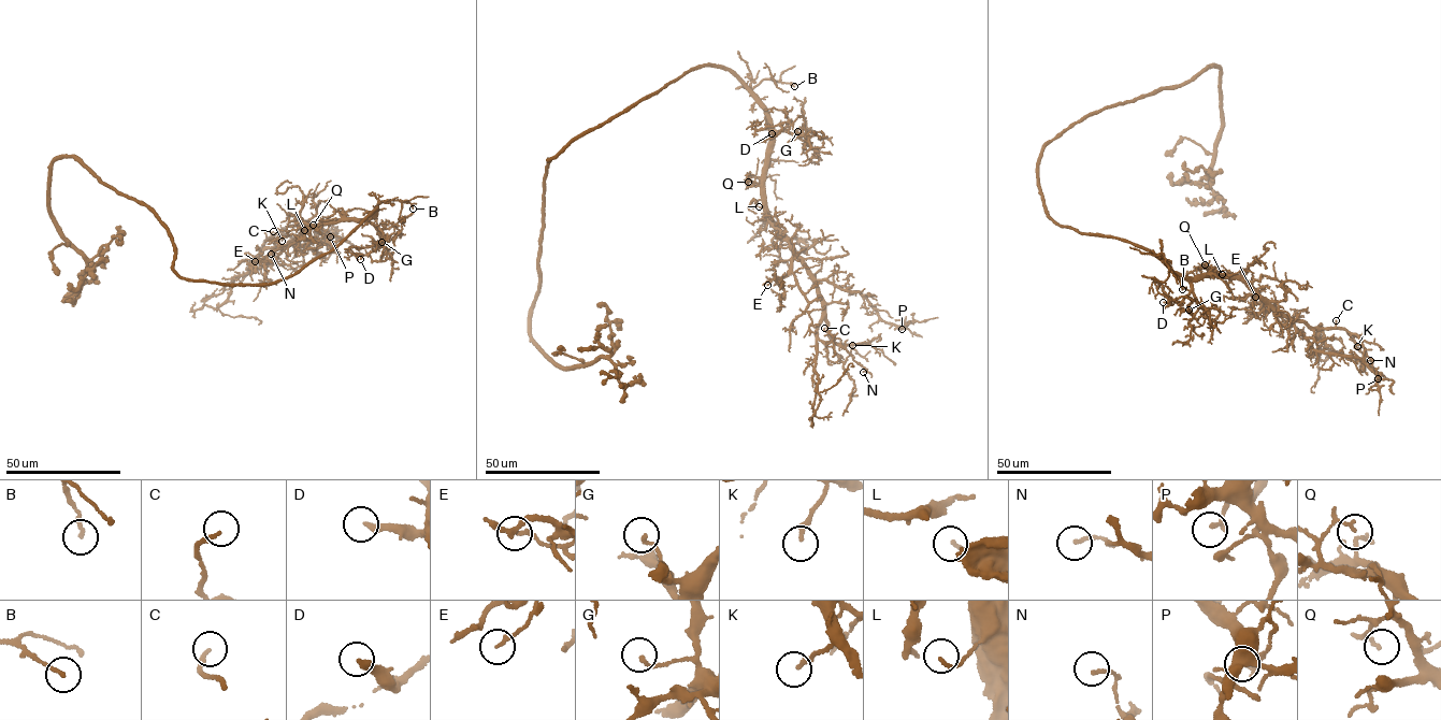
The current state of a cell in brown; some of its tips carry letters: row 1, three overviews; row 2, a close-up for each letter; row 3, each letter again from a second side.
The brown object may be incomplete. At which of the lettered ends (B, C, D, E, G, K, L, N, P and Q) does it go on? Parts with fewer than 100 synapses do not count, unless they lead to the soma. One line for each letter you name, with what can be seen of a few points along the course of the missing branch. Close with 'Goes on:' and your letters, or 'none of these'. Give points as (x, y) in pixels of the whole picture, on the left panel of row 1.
Goes on: none of these

